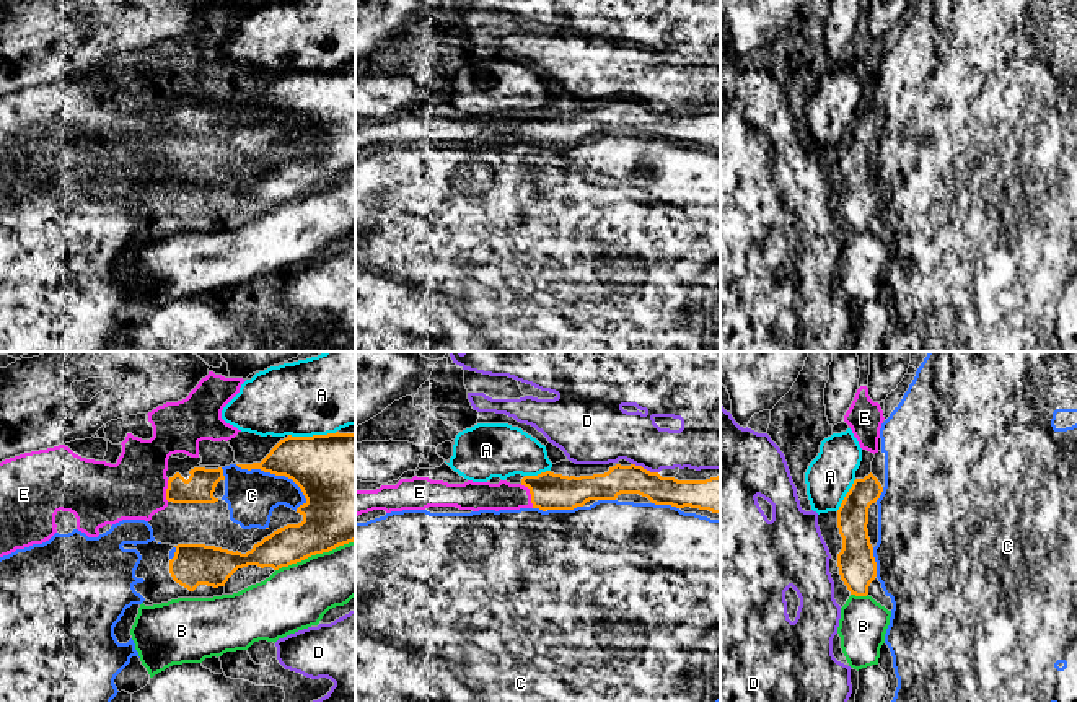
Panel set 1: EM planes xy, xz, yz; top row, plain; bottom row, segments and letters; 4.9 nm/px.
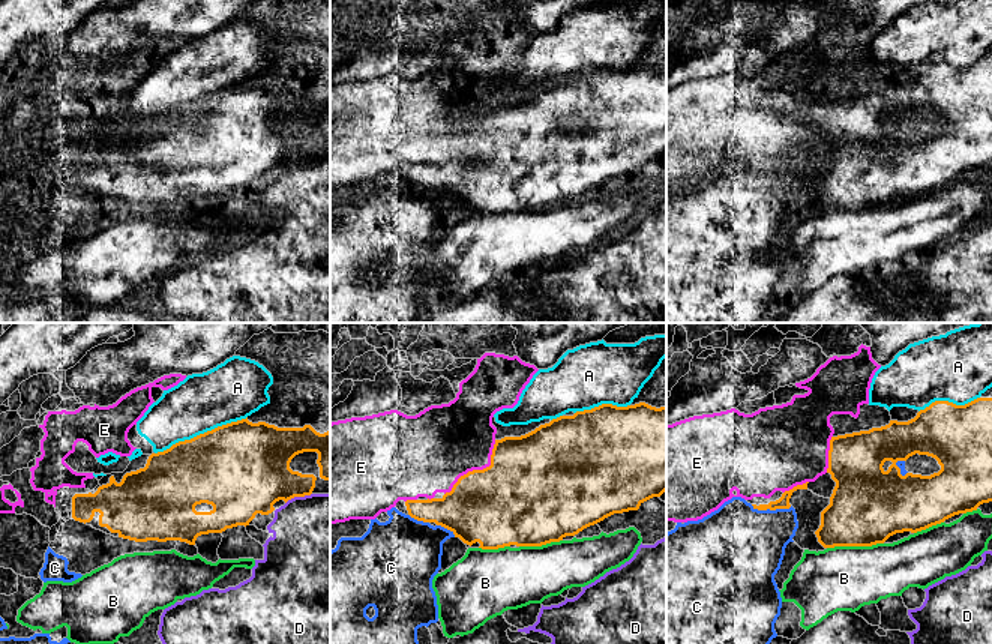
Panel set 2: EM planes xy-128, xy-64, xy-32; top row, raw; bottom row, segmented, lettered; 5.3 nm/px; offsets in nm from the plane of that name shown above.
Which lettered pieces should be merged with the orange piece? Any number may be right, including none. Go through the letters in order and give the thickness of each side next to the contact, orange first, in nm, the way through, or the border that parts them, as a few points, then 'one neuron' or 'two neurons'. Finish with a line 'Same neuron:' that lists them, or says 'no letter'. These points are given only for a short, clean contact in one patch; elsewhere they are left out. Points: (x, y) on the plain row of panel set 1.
A: 420 nm thick on the orange side, 360 nm on the other; two neurons
B: 340 nm thick on the orange side, 320 nm on the other; two neurons
C: 320 nm thick on the orange side, 260 nm on the other; two neurons
D: 140 nm thick on the orange side, 280 nm on the other; two neurons
E: 180 nm thick on the orange side, 140 nm on the other; one neuron
Same neuron: E

